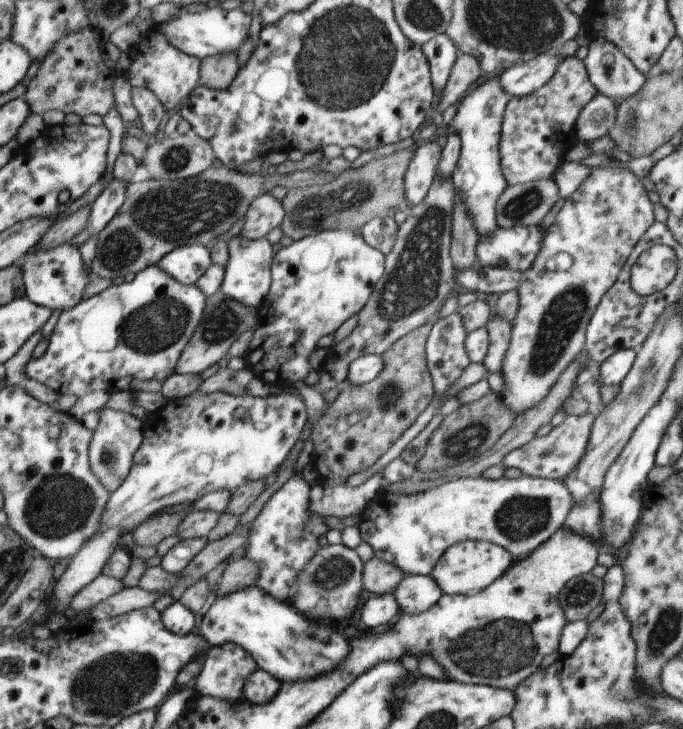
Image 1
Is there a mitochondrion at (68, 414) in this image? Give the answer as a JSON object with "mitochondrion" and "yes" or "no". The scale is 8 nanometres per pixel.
{"mitochondrion":"no"}

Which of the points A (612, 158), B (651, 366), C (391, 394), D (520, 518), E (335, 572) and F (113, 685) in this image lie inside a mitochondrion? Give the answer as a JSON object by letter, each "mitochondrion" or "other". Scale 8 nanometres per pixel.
{"A":"other","B":"mitochondrion","C":"mitochondrion","D":"mitochondrion","E":"mitochondrion","F":"mitochondrion"}

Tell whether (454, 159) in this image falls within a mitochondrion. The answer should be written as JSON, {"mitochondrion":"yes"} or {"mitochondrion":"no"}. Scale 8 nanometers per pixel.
{"mitochondrion":"no"}

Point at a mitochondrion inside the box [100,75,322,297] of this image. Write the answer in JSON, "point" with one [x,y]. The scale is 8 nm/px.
{"point":[175,162]}

